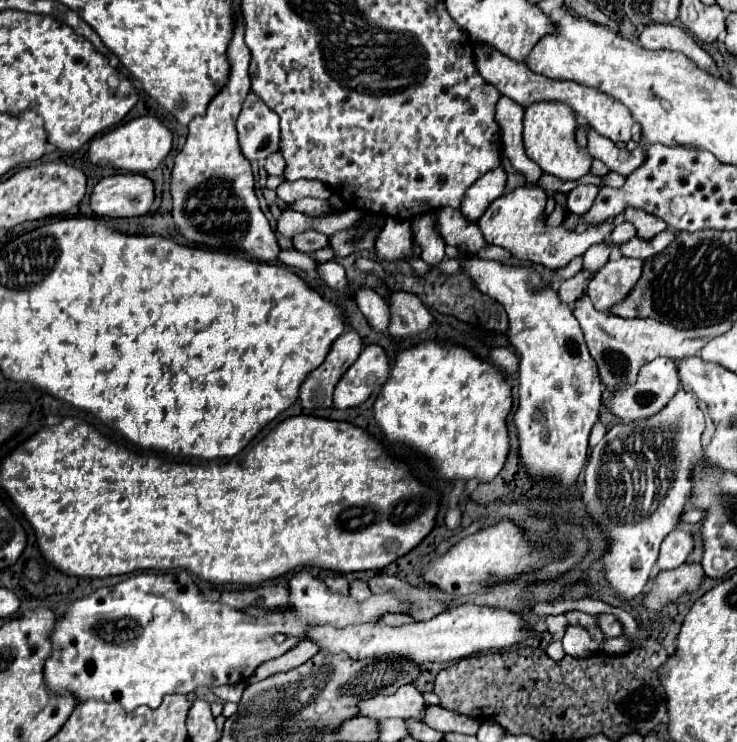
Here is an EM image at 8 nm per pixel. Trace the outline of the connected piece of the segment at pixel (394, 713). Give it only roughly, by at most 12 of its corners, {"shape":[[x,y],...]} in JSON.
{"shape":[[414,685],[360,703],[372,719],[424,723],[428,703]]}

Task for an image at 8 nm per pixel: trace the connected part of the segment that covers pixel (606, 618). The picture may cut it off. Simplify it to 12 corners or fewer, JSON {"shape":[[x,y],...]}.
{"shape":[[598,615],[606,639],[622,635],[614,615]]}

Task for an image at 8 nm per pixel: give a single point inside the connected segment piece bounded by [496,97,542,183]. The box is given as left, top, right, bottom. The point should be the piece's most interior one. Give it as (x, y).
(509, 114)

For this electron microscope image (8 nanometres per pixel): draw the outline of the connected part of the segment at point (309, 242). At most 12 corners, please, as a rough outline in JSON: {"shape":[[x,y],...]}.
{"shape":[[306,229],[292,237],[296,251],[312,255],[328,245],[320,231]]}

